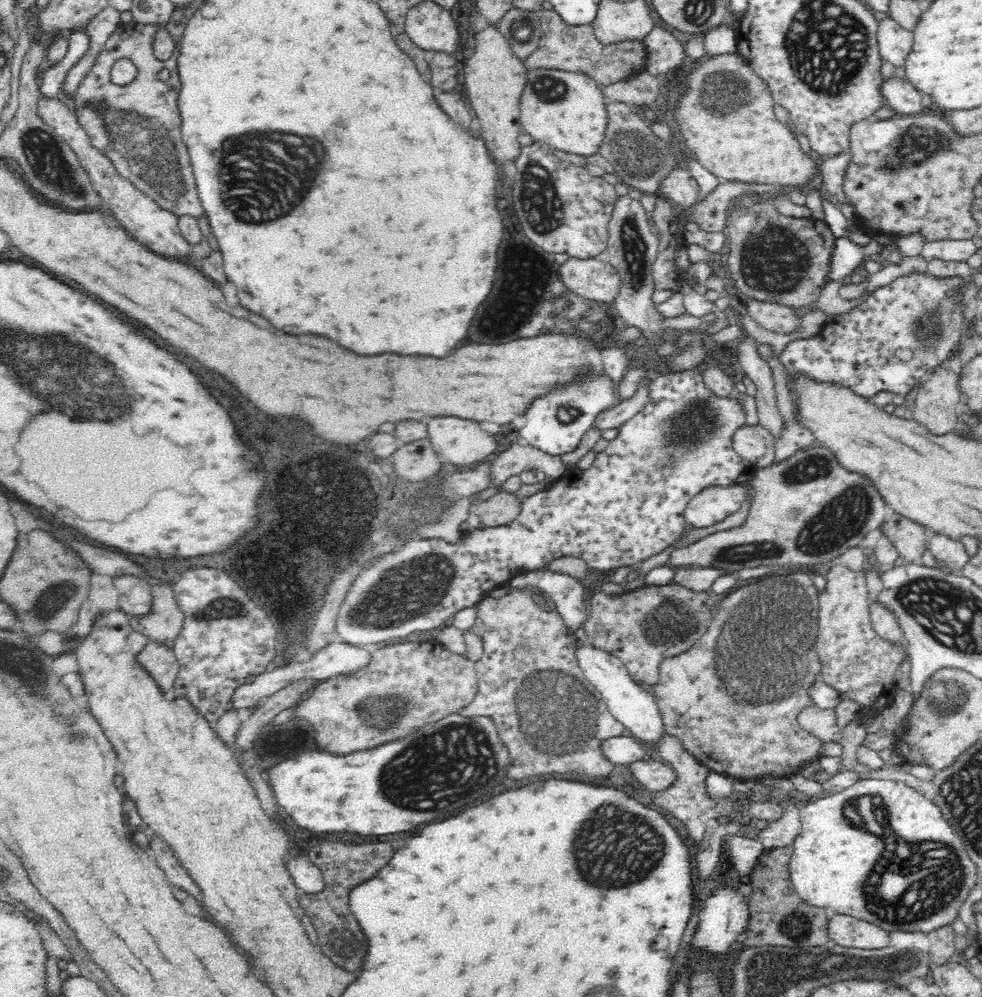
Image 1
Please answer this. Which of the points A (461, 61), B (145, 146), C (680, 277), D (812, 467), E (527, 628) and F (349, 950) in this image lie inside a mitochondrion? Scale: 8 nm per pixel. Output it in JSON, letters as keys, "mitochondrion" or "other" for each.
{"A":"other","B":"mitochondrion","C":"other","D":"mitochondrion","E":"other","F":"mitochondrion"}

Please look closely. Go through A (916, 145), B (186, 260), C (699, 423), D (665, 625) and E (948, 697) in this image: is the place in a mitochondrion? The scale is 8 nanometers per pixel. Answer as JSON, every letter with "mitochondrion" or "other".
{"A":"mitochondrion","B":"other","C":"mitochondrion","D":"mitochondrion","E":"mitochondrion"}

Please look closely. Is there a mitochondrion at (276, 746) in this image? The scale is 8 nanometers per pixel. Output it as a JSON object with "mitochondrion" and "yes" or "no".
{"mitochondrion":"no"}

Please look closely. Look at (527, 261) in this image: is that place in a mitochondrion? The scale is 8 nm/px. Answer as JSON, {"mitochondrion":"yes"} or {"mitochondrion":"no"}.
{"mitochondrion":"yes"}

